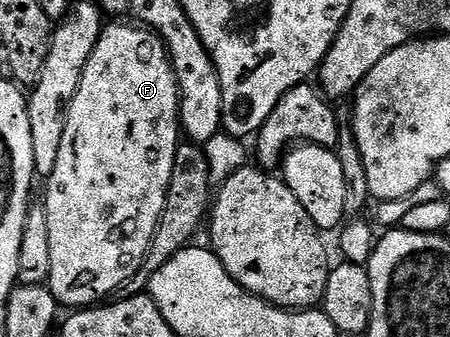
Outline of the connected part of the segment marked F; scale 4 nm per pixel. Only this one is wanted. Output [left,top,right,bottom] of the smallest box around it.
[42,21,182,309]

